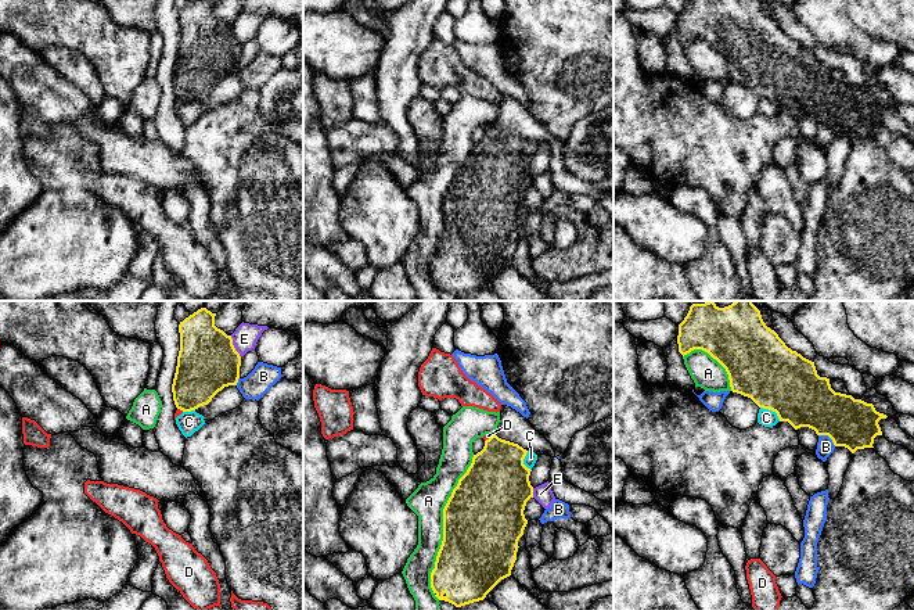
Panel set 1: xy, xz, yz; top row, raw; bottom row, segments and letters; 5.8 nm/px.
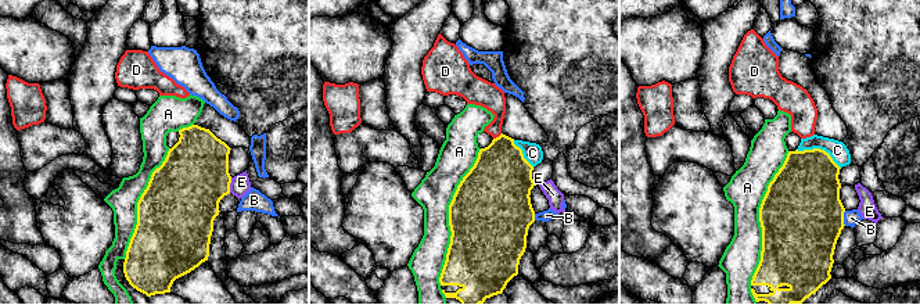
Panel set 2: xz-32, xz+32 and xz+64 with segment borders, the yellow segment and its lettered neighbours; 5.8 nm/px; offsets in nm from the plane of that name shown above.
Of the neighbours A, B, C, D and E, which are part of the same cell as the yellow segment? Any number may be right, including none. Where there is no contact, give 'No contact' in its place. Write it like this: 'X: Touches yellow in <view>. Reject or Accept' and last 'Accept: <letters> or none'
A: Touches yellow in xz. Reject
B: Touches yellow in yz. Reject
C: Touches yellow in yz. Accept
D: Touches yellow in xz. Reject
E: Touches yellow in xy. Reject
Accept: C

